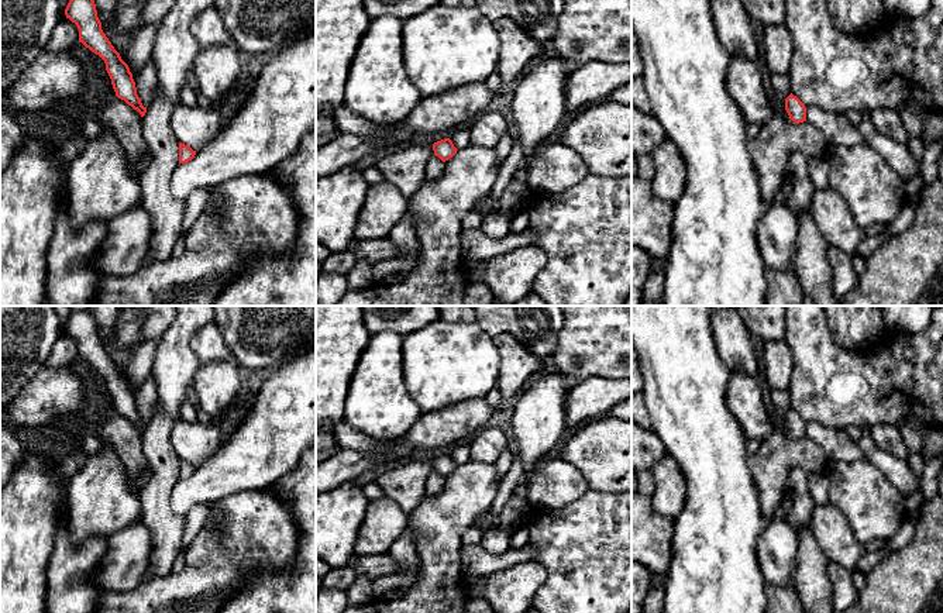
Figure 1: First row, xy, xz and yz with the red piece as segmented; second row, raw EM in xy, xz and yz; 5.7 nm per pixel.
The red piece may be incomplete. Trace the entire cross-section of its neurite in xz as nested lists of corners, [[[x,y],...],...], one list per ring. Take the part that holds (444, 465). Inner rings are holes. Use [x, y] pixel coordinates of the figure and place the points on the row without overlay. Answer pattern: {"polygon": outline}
{"polygon": [[[444,454],[433,459],[433,466],[436,472],[445,478],[452,473],[458,465],[454,462],[450,454]]]}

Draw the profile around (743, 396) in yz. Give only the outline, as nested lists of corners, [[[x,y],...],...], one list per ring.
[[[730,372],[726,404],[739,421],[747,440],[764,441],[774,433],[758,379],[746,373]]]

